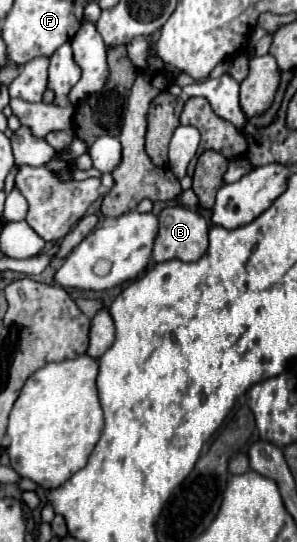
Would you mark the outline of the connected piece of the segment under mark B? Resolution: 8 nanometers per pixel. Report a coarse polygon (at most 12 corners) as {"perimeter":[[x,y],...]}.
{"perimeter":[[180,204],[158,214],[154,262],[194,262],[208,222]]}

